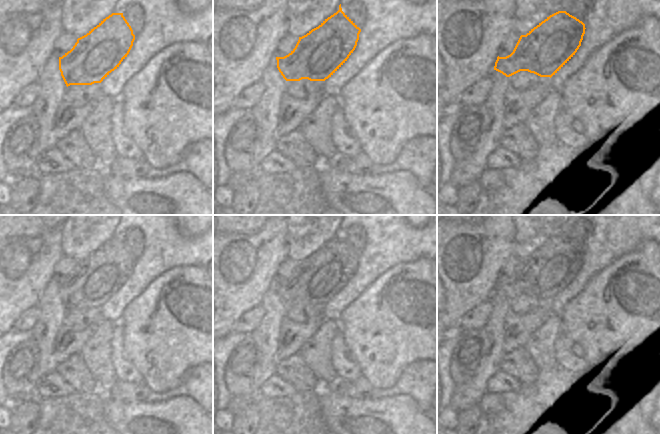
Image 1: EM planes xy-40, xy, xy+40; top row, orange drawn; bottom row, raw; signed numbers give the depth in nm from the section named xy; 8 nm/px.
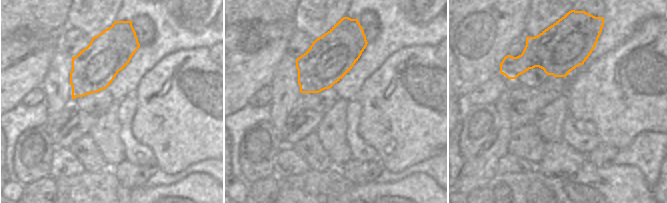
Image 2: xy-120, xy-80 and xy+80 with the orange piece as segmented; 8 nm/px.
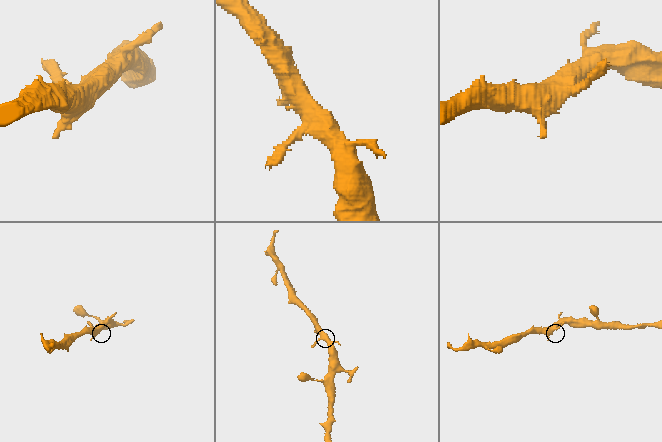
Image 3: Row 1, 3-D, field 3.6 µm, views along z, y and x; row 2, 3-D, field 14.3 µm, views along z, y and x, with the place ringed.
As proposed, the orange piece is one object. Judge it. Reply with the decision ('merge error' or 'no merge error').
no merge error

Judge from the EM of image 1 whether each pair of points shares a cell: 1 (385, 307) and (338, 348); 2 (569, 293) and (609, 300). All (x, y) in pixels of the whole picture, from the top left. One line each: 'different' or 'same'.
1: different
2: different

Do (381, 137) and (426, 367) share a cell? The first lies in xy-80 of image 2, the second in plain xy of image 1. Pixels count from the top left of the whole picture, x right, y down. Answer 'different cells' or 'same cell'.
different cells

